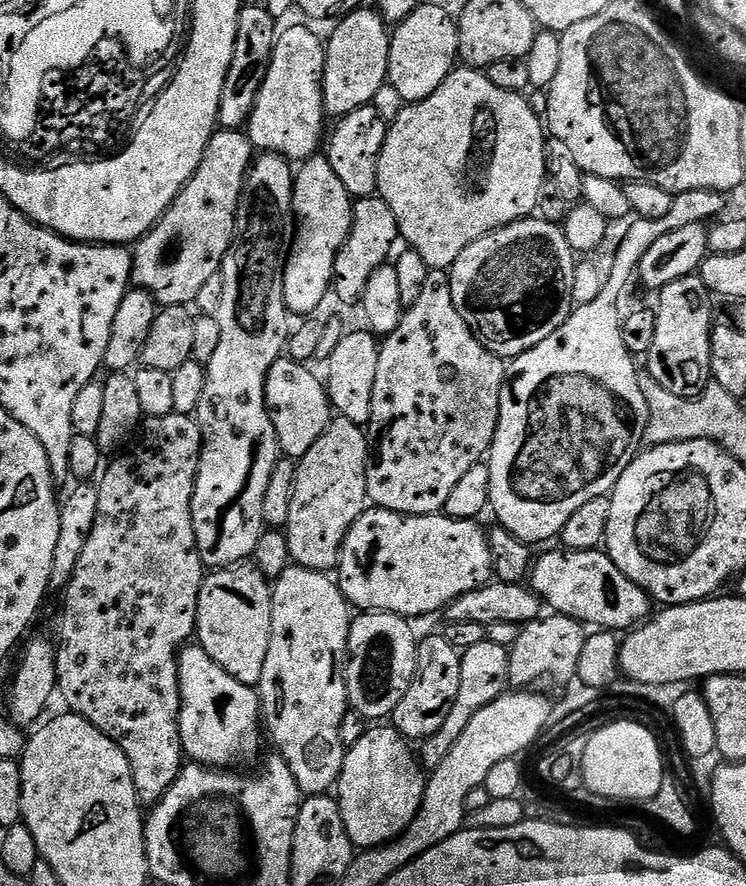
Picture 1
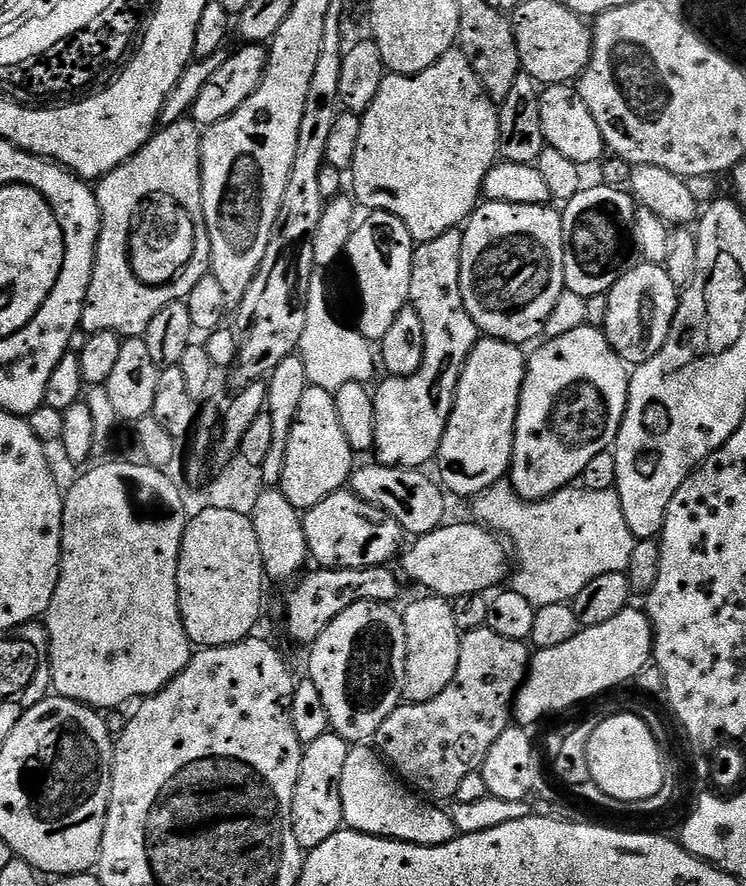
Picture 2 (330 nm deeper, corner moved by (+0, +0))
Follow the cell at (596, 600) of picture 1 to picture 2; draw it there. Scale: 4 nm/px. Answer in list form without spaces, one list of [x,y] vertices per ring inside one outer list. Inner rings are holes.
[[[448,522],[430,534],[415,537],[402,552],[403,575],[407,579],[409,576],[414,583],[421,584],[429,593],[445,598],[479,592],[488,594],[500,586],[495,584],[500,584],[503,580],[505,583],[510,576],[510,552],[505,541],[483,524],[471,523]]]

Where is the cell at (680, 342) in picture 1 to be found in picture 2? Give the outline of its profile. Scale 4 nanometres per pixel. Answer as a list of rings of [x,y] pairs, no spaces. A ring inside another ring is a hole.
[[[637,263],[622,278],[618,278],[607,294],[608,309],[602,331],[612,349],[629,366],[639,366],[654,358],[670,334],[670,326],[680,305],[680,292],[670,278],[667,267]]]

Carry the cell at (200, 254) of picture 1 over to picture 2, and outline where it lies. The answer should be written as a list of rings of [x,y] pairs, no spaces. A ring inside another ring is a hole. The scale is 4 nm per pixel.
[[[191,118],[166,124],[153,134],[128,161],[120,164],[114,170],[110,170],[105,176],[101,176],[95,185],[94,191],[100,211],[100,237],[96,243],[94,270],[90,278],[90,286],[86,290],[86,302],[82,306],[80,328],[83,331],[86,330],[85,333],[113,332],[114,335],[121,338],[143,337],[145,330],[154,318],[154,314],[158,314],[158,310],[162,310],[162,306],[170,306],[170,302],[179,301],[176,296],[168,296],[168,292],[150,292],[150,290],[142,288],[144,278],[140,278],[140,274],[134,266],[136,238],[142,240],[140,244],[144,244],[144,248],[150,246],[152,238],[156,238],[156,236],[166,240],[164,230],[172,224],[172,218],[166,218],[166,216],[170,216],[172,194],[176,194],[176,198],[180,198],[190,208],[196,204],[194,206],[196,214],[204,214],[202,170],[200,169],[201,125]]]

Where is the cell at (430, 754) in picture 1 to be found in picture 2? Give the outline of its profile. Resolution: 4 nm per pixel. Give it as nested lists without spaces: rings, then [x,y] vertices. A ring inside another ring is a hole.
[[[489,628],[463,633],[454,682],[450,682],[450,686],[446,686],[438,698],[430,698],[430,702],[401,703],[399,708],[392,711],[390,718],[378,726],[374,737],[375,747],[396,775],[417,793],[436,802],[451,801],[458,794],[458,785],[469,774],[480,771],[482,762],[486,762],[486,754],[490,754],[490,746],[494,746],[498,737],[513,723],[516,696],[528,677],[529,663],[530,648],[525,641],[502,638],[502,634],[494,634],[494,630]]]

